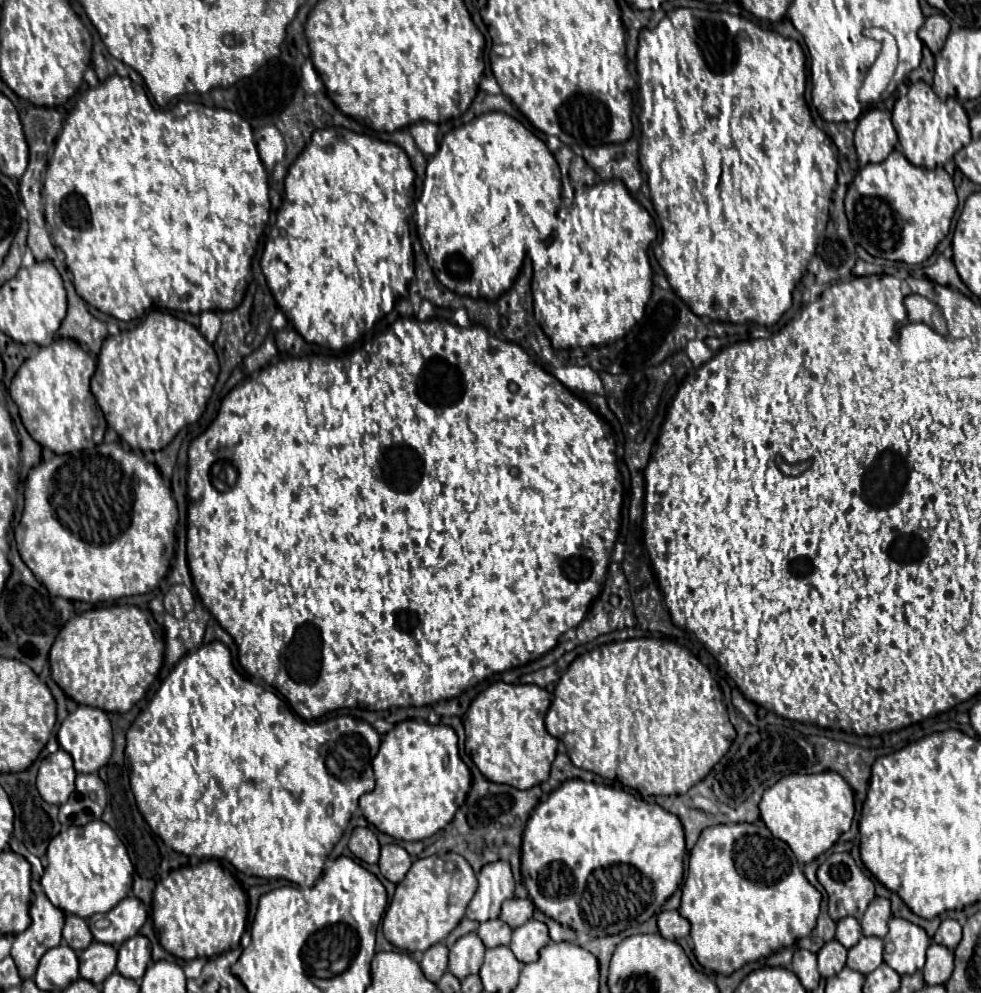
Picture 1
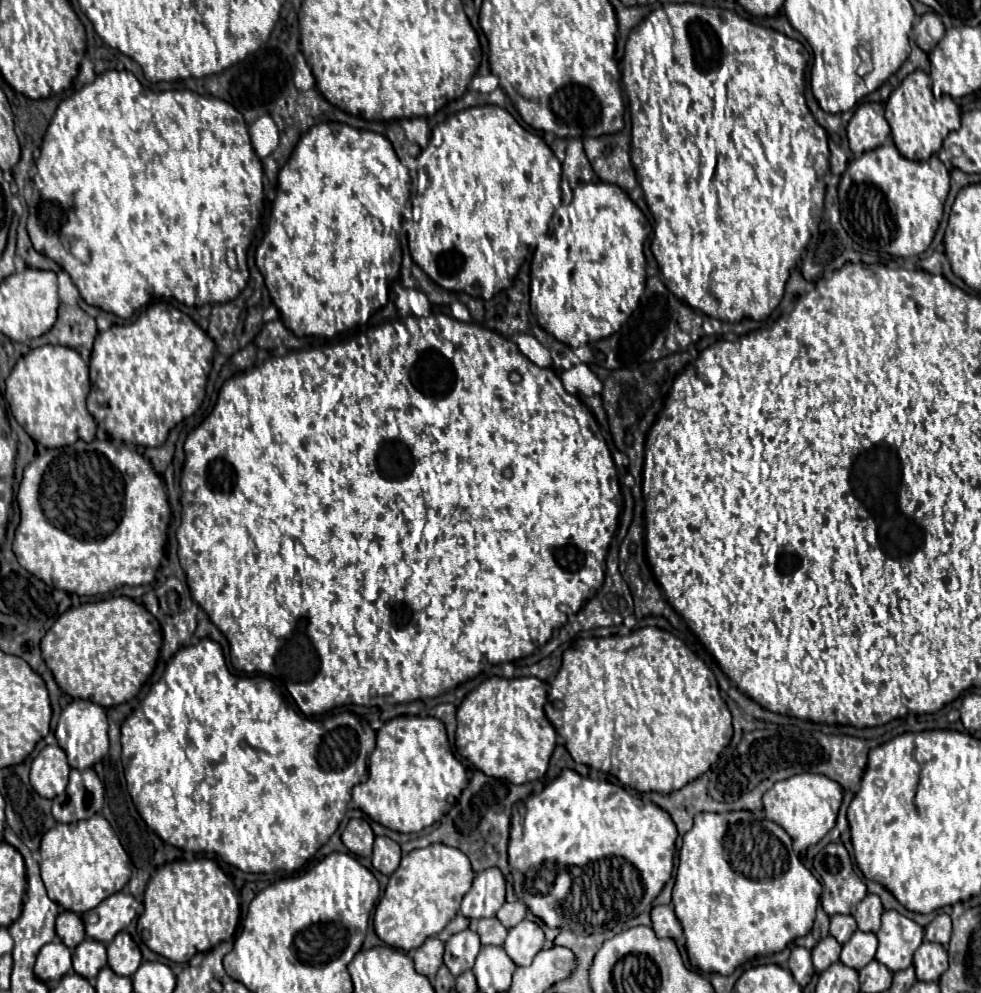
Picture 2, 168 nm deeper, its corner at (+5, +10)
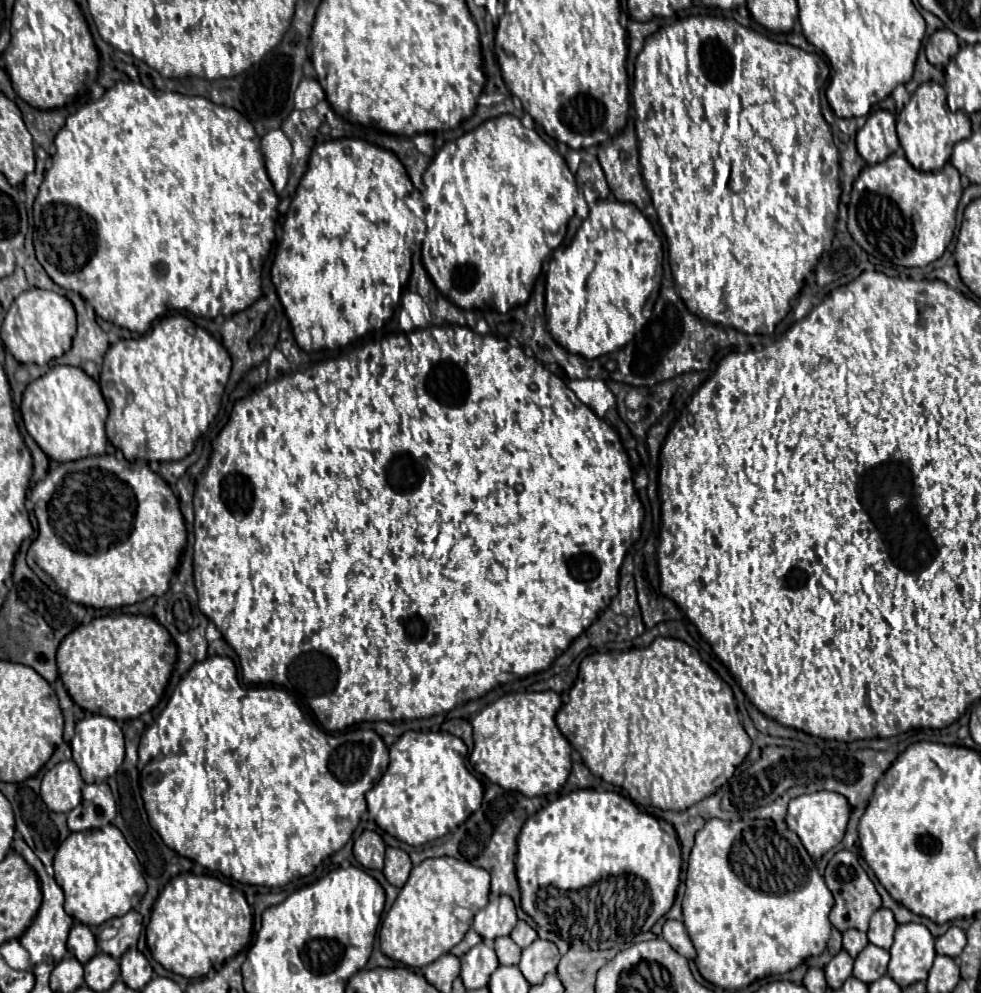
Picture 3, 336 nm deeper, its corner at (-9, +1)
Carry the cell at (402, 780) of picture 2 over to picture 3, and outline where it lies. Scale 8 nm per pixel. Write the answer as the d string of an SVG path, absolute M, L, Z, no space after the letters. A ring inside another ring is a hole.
M406 731L390 747L390 765L382 779L366 793L368 811L380 829L408 845L424 845L451 832L480 807L484 786L466 769L467 747L458 737L446 731Z

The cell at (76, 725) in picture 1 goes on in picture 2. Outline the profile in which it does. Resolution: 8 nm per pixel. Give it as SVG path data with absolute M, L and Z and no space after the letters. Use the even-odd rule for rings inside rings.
M74 700L62 710L62 716L56 728L56 740L58 740L58 746L66 752L68 764L76 770L86 770L98 760L102 760L109 751L108 729L108 720L102 706L88 700Z

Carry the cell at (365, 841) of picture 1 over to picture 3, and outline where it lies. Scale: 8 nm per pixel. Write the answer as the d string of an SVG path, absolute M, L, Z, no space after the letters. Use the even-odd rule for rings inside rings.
M364 831L354 841L354 857L358 859L360 865L364 865L368 869L382 869L386 848L382 837L376 831Z

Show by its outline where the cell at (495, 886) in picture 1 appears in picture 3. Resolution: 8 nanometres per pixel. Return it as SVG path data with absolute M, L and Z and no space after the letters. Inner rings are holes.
M498 895L490 899L488 907L474 915L472 929L484 939L496 939L502 935L510 935L516 921L516 905L510 895Z

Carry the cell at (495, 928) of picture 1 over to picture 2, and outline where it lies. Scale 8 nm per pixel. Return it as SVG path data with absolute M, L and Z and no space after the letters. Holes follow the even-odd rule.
M482 918L478 920L478 936L484 946L502 946L508 930L500 924L498 918Z

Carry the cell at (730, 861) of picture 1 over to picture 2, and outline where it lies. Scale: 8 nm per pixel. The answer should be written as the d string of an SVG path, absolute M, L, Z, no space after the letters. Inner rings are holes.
M702 812L696 814L692 830L684 834L684 844L678 856L676 884L672 890L672 906L684 928L688 960L702 972L730 976L750 958L782 952L790 942L812 930L820 894L822 884L792 850L792 838L788 832L772 820L764 818L764 822L756 822L750 812Z

